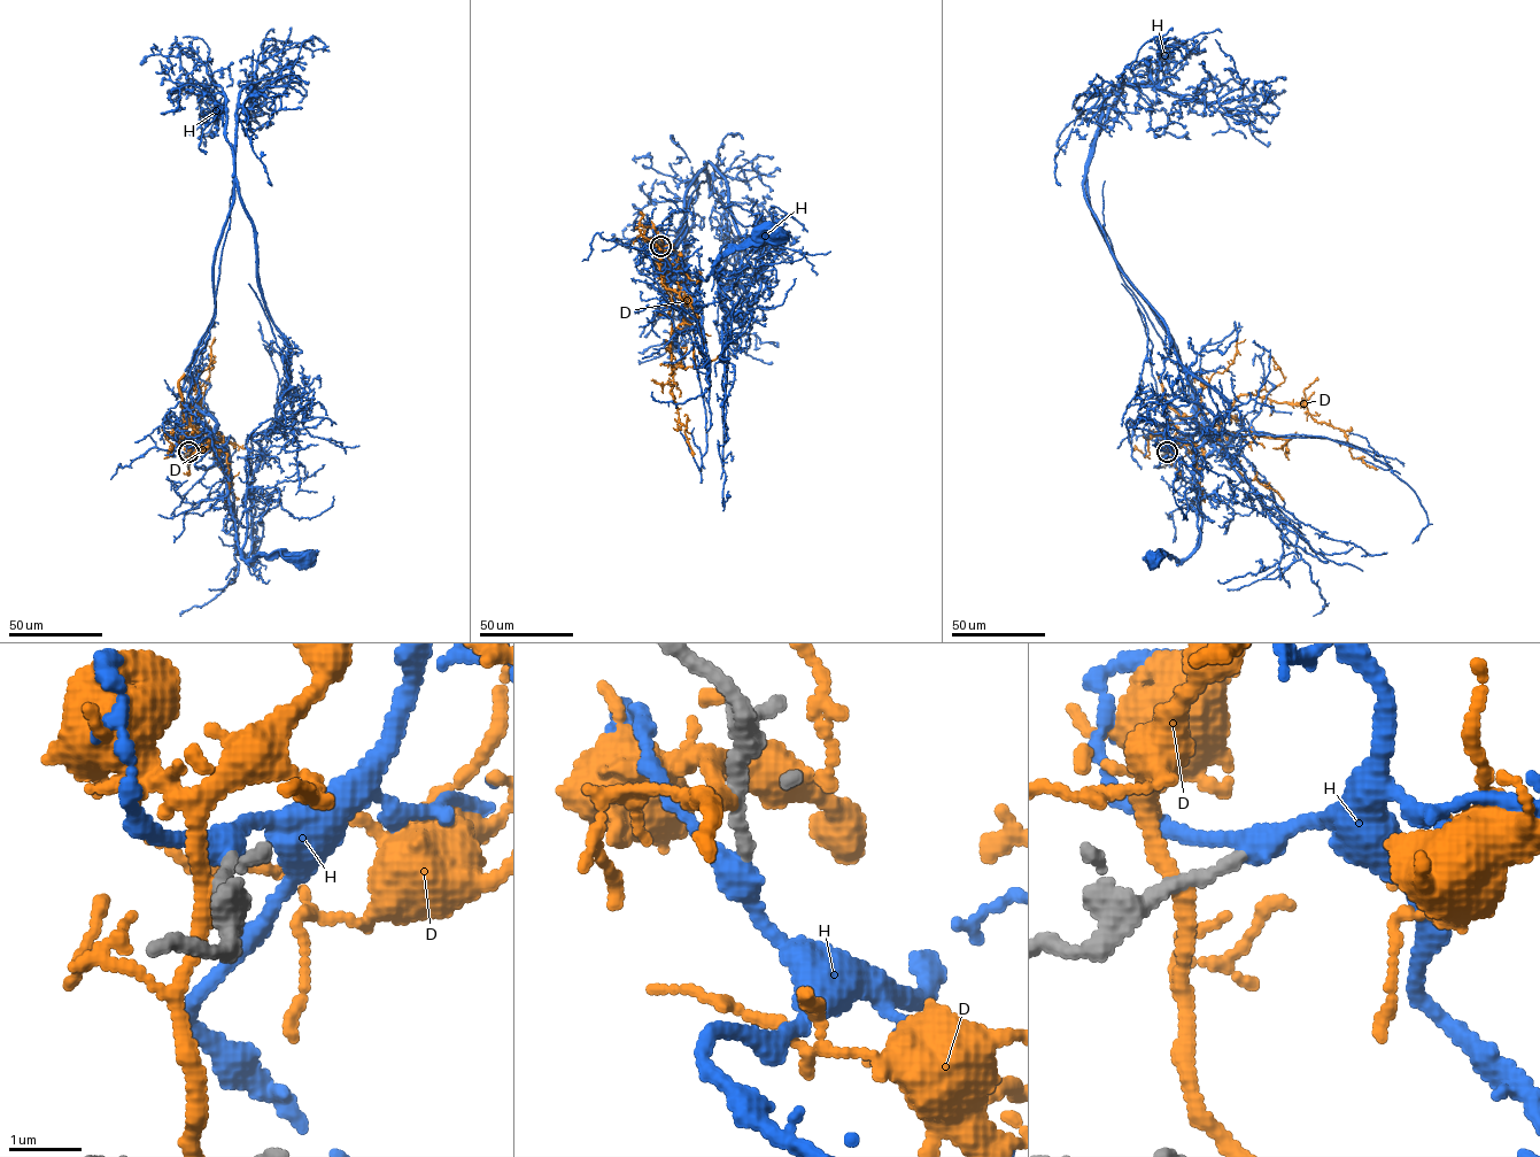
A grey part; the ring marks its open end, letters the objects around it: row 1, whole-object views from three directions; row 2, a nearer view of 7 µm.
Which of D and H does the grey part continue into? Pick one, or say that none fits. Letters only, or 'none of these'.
H

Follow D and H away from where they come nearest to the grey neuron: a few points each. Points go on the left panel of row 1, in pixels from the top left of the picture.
D: (188, 453), (193, 426), (180, 406), (194, 426), (200, 394), (199, 418), (214, 438), (213, 459), (222, 469)
H: (188, 452), (214, 433), (226, 453), (240, 555), (250, 560), (286, 553), (303, 561)

